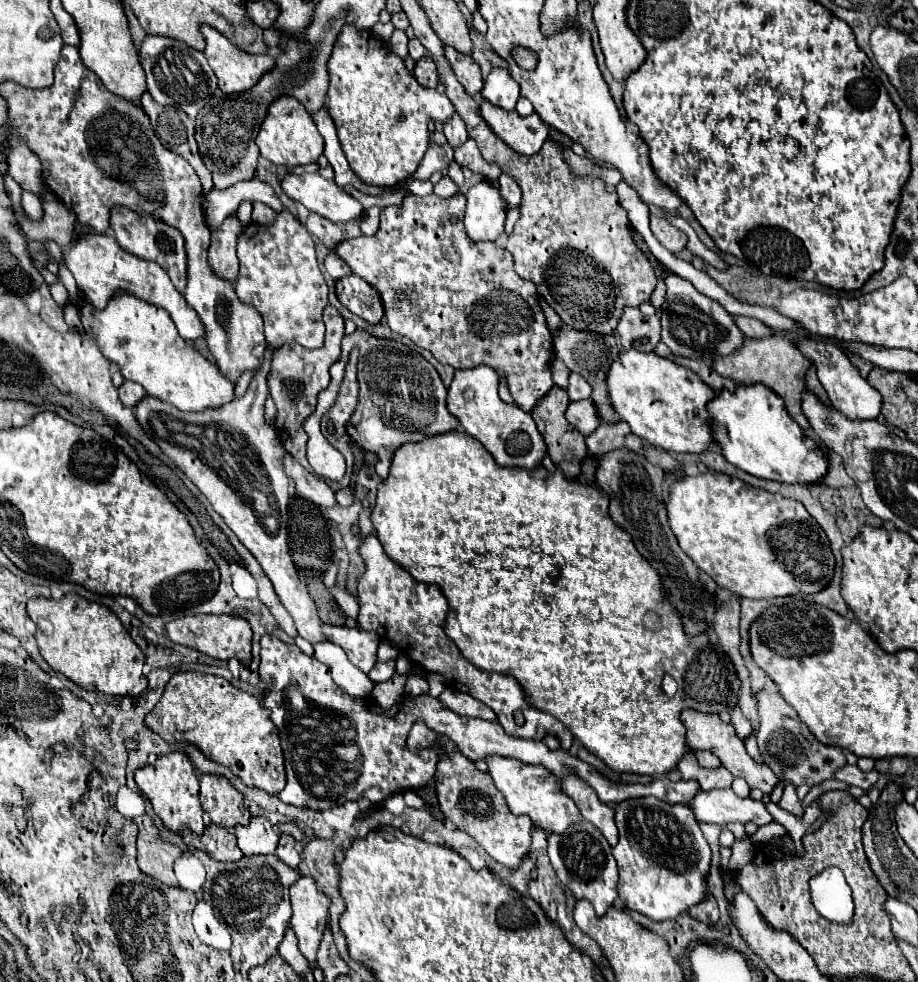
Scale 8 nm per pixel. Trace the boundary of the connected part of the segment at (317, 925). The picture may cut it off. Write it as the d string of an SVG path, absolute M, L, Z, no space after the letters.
M300 876L290 886L292 916L288 926L298 938L298 948L304 958L314 966L320 938L328 924L328 898L316 892L316 884L310 876Z

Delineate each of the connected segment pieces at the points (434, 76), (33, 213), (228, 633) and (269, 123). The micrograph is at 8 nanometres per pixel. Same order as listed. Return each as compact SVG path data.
M424 56L416 62L414 66L414 78L426 86L426 88L436 88L438 84L438 70L436 70L436 64L432 62L430 56Z
M28 190L22 192L22 208L30 218L40 218L42 216L42 202L34 192L28 192Z
M196 614L196 616L184 616L174 622L166 624L168 638L174 644L194 648L202 654L208 654L218 660L230 660L236 658L242 664L248 664L252 654L250 654L250 642L252 642L252 630L244 618L238 616L206 616L206 614Z
M280 96L270 104L262 128L256 136L256 144L264 158L268 158L276 166L286 166L286 168L316 162L324 150L324 140L318 134L312 116L304 110L304 106L296 98L288 98L288 96Z

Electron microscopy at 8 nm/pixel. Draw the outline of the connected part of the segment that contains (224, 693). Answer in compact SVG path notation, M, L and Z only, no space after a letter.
M176 672L144 722L164 742L182 742L200 748L206 758L230 768L250 788L278 794L286 784L286 778L282 778L282 746L268 710L260 708L258 698L236 690L220 676Z

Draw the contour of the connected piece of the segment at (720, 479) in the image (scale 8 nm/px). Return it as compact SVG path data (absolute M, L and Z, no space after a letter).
M710 470L706 474L676 480L674 490L668 494L664 506L670 528L676 534L684 554L690 556L692 562L720 588L726 588L736 596L760 600L796 592L816 594L832 580L836 560L832 556L830 542L806 508L792 498L754 488L736 476Z

